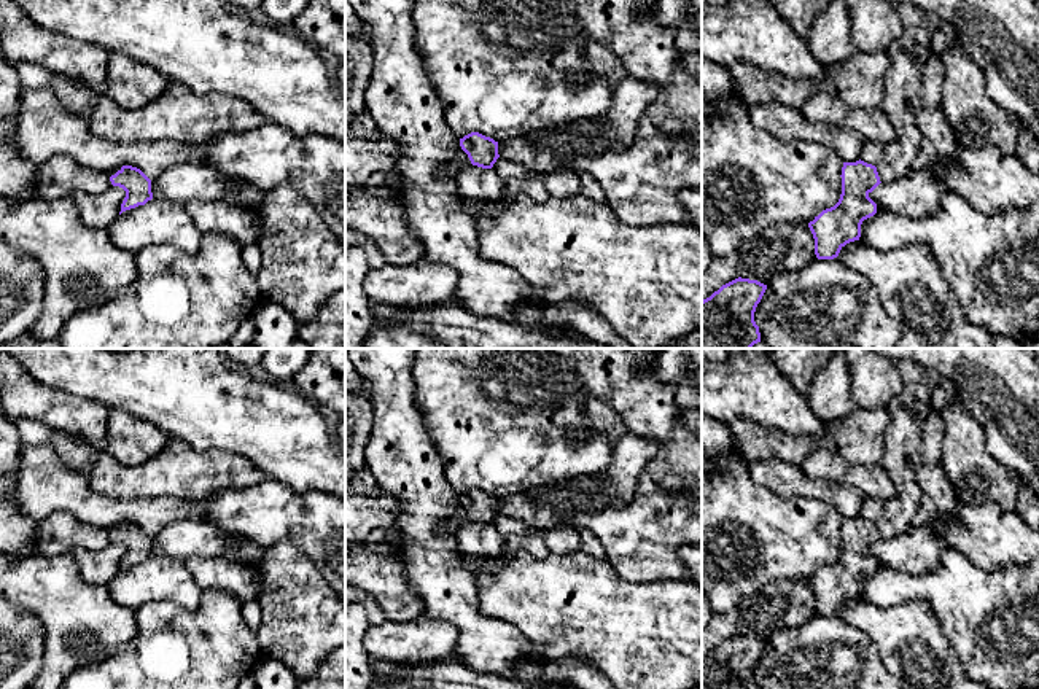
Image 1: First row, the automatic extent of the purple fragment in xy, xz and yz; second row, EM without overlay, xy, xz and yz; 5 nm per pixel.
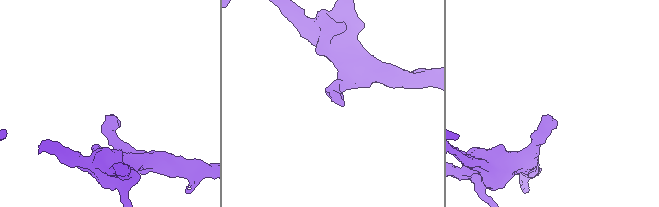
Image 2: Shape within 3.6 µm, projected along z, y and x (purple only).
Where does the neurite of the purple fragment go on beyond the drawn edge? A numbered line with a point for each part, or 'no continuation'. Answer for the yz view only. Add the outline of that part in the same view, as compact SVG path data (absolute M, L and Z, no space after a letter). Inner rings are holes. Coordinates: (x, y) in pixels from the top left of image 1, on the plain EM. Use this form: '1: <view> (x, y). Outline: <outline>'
1: yz (902, 455). Outline: M909 360L894 361L904 387L886 406L891 417L885 433L881 465L888 471L897 495L883 504L883 514L875 522L880 538L889 539L912 528L912 520L921 503L916 469L923 463L923 422L934 387L942 376Z

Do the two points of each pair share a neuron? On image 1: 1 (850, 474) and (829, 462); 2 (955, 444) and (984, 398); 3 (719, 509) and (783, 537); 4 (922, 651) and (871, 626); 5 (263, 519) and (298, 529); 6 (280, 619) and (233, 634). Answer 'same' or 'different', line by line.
1: same
2: different
3: same
4: same
5: same
6: different

